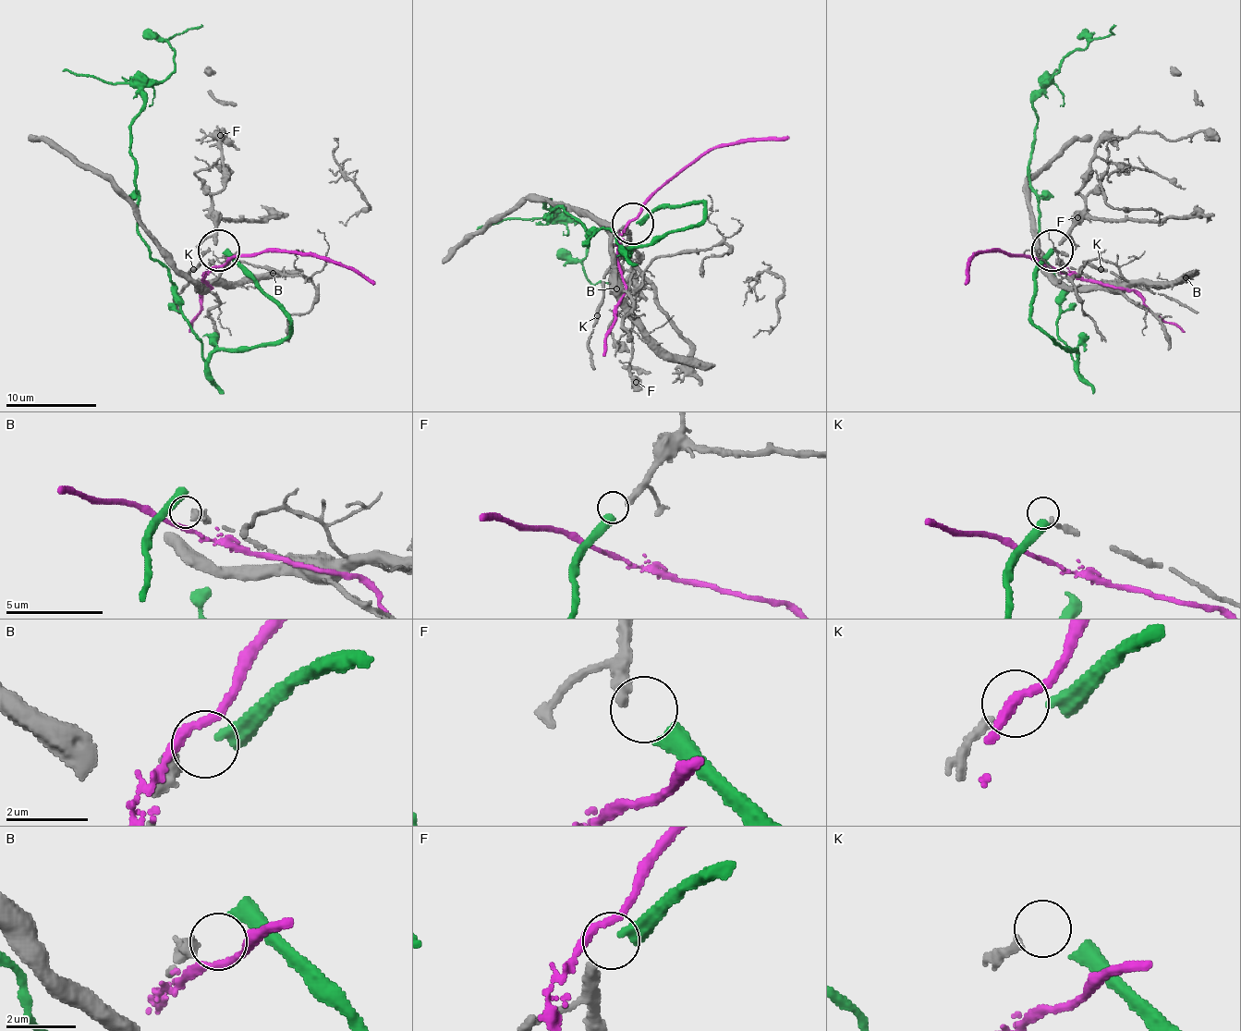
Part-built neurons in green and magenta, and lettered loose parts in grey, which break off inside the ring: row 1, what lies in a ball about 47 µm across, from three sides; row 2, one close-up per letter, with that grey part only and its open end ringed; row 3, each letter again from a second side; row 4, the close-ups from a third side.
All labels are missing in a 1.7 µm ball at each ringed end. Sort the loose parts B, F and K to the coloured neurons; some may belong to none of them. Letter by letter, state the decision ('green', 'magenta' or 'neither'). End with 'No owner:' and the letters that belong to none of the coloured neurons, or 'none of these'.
B: neither
F: green
K: neither
No owner: B, K

